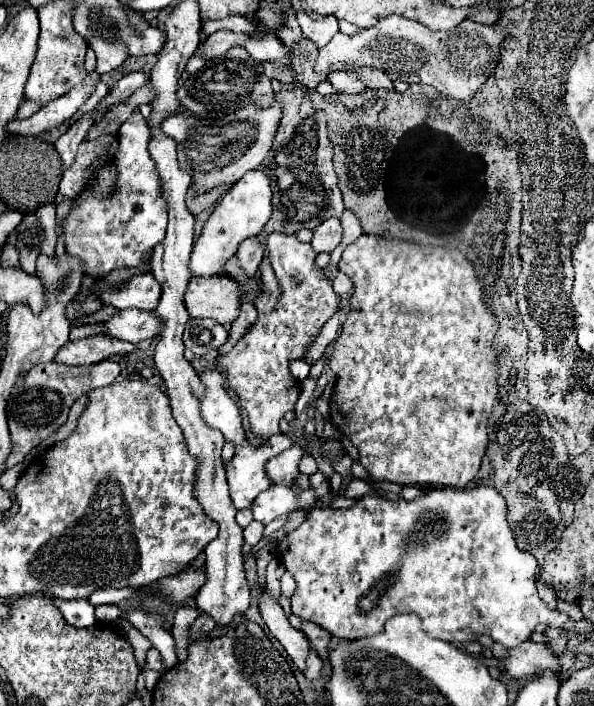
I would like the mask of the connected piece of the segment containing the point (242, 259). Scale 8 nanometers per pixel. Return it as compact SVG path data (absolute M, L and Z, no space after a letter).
M252 237L252 239L246 239L246 241L238 247L236 259L238 259L240 269L246 271L246 275L250 275L250 277L256 275L258 265L260 265L260 261L262 261L262 249L258 247L258 243L256 243L254 237Z

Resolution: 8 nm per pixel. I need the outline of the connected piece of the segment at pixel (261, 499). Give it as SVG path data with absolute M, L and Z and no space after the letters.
M272 485L268 491L254 499L250 509L256 521L268 525L270 521L298 509L298 493L288 485Z

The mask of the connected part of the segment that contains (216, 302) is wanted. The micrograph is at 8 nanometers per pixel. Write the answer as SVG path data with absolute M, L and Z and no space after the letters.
M228 275L190 277L184 305L190 317L212 317L218 323L232 323L238 317L240 285Z

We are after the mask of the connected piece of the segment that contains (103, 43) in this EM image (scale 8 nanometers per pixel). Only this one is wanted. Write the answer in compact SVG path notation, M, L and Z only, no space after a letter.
M96 35L88 41L88 45L94 49L94 53L98 57L98 65L96 65L98 73L110 73L110 71L118 69L128 57L128 47L120 39L104 39L104 37Z

